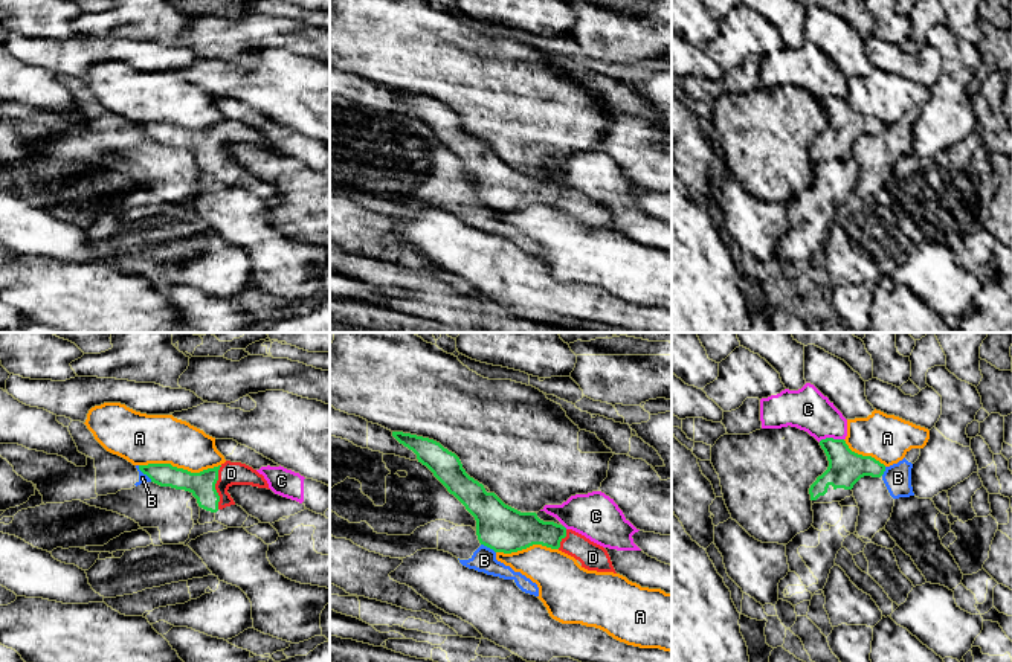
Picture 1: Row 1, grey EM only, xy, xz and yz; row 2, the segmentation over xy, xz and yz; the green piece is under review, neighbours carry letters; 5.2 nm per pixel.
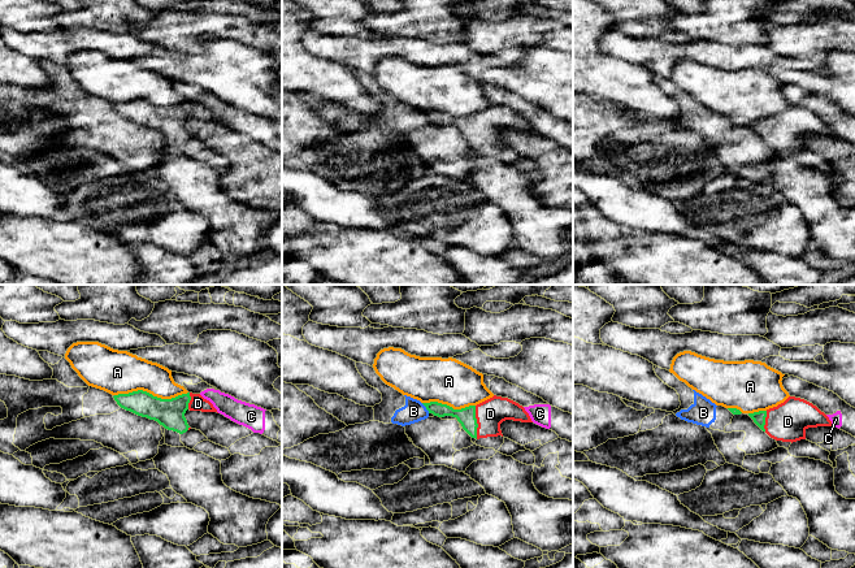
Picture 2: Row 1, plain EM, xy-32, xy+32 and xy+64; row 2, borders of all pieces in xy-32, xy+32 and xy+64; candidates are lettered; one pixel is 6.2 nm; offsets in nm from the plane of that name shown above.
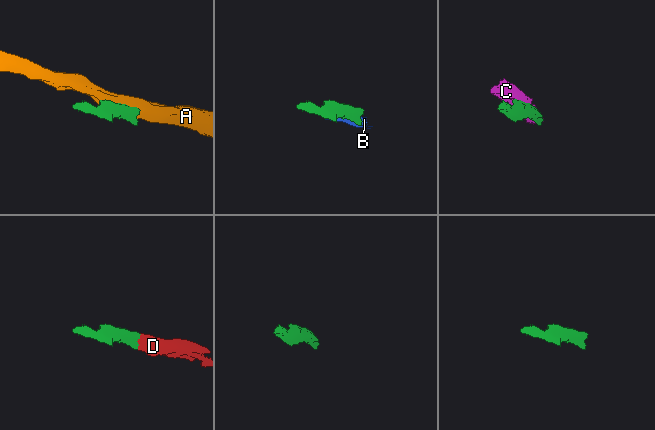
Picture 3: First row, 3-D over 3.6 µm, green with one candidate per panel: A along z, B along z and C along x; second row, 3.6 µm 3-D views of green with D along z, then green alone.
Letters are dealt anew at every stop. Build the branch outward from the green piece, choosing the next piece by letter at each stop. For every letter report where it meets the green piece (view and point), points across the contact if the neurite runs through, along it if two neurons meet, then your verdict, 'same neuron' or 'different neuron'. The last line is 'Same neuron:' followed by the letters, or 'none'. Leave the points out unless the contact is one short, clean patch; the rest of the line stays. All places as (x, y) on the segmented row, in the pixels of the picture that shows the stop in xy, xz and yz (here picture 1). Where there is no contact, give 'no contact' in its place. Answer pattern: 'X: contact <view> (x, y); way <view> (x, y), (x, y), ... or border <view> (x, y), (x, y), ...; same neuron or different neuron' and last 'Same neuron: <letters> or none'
A: contact xy (180, 469); different neuron
B: contact xz (489, 546); border xz (481, 543), (495, 552); different neuron
C: contact yz (831, 438); different neuron
D: contact xy (214, 487); way xy (202, 485), (214, 487), (231, 473); same neuron
Same neuron: D

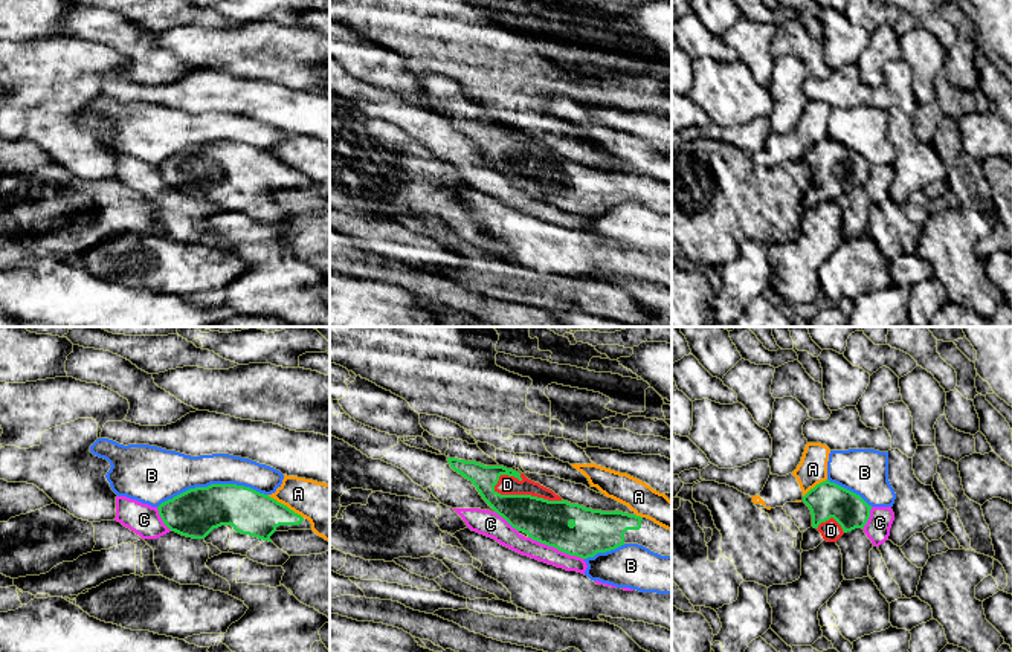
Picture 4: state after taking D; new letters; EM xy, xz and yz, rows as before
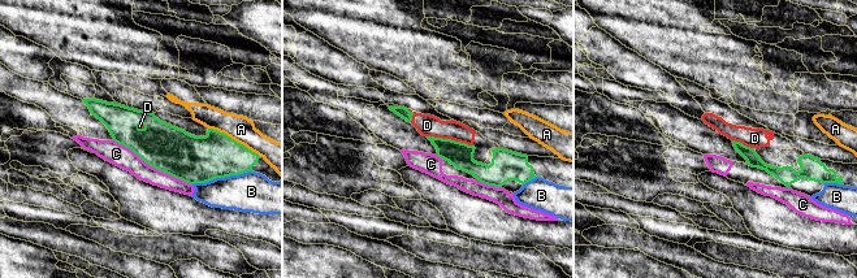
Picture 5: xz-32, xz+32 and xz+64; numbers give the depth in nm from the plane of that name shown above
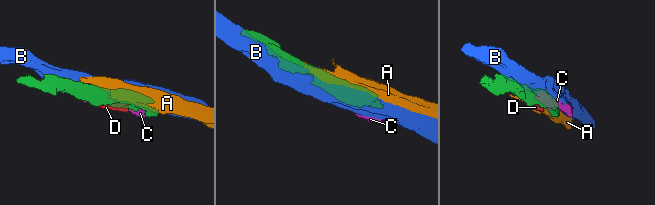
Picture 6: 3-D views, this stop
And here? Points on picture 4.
A: contact xy (286, 506); different neuron
B: contact xy (212, 484); different neuron
C: contact xz (556, 547); different neuron
D: contact xz (527, 495); same neuron
Same neuron: D

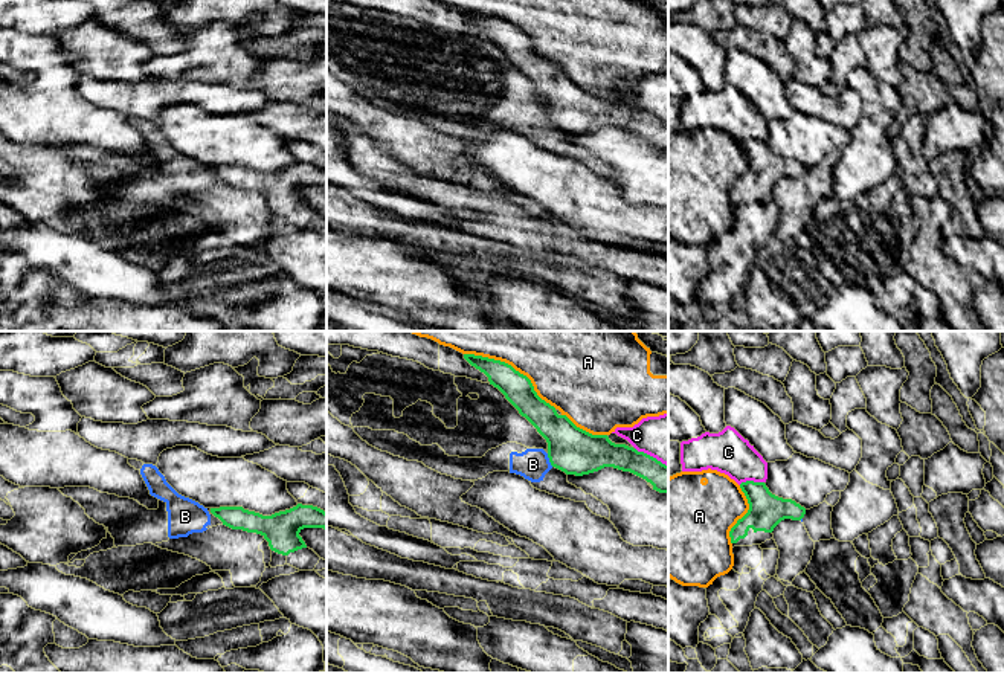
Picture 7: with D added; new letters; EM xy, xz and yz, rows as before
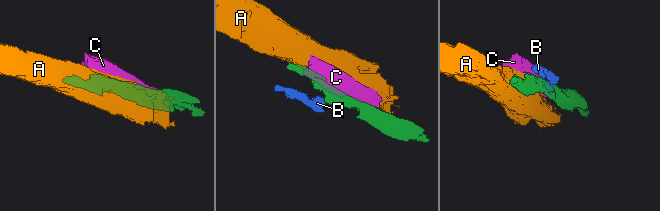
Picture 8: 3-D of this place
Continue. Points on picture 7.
A: contact xz (511, 367); different neuron
B: contact xz (550, 460); border xz (547, 454), (553, 466); different neuron
C: contact yz (751, 481); different neuron
Same neuron: none

